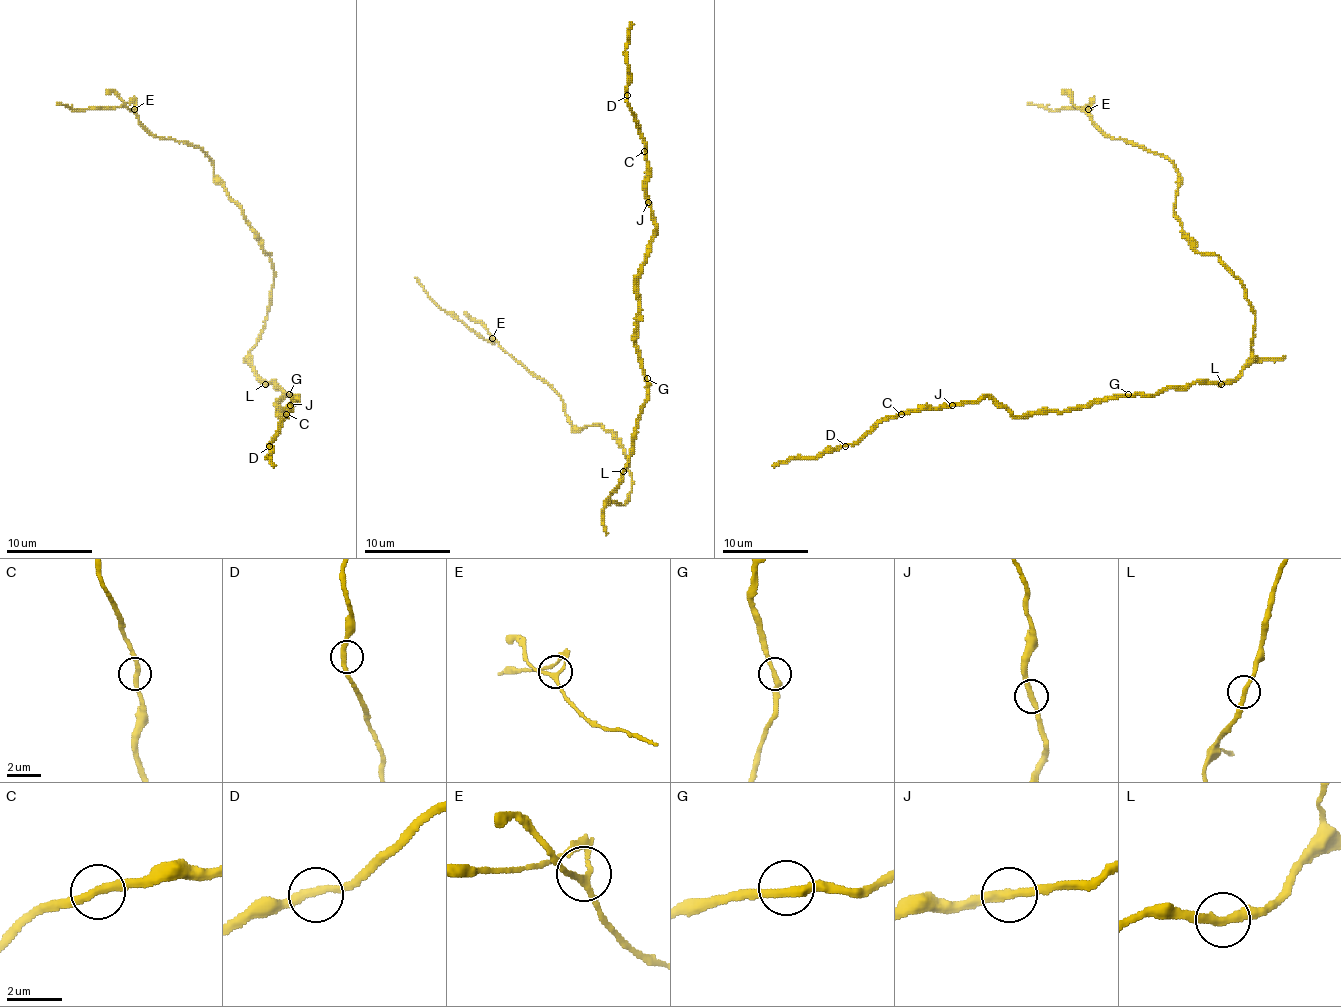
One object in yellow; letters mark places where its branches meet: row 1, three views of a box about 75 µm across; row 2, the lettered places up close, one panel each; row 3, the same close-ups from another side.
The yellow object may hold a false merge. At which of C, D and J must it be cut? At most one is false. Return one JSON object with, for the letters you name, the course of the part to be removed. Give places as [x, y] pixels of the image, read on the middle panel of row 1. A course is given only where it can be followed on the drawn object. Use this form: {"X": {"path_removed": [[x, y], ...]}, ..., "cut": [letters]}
{"J": {"path_removed": [[649, 202], [647, 402], [608, 501], [625, 505], [625, 449], [599, 423], [571, 428], [546, 383], [415, 277]]}, "cut": ["J"]}

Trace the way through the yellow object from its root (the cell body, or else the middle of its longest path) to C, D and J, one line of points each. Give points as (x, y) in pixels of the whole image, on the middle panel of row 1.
C: (612, 490), (621, 481), (636, 419), (647, 400), (647, 376), (636, 344), (638, 273), (655, 237), (644, 151)
D: (612, 490), (647, 400), (636, 344), (638, 273), (655, 237), (647, 146), (627, 95)
J: (612, 490), (621, 481), (636, 419), (647, 400), (636, 318), (638, 273), (655, 237), (649, 202)

